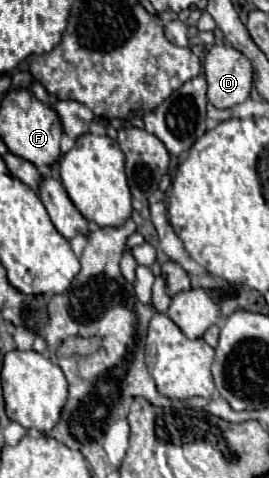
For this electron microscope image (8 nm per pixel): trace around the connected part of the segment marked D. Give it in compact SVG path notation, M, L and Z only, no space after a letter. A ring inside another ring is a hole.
M213 46L203 62L207 100L215 108L233 108L249 98L253 68L245 54L233 46Z

